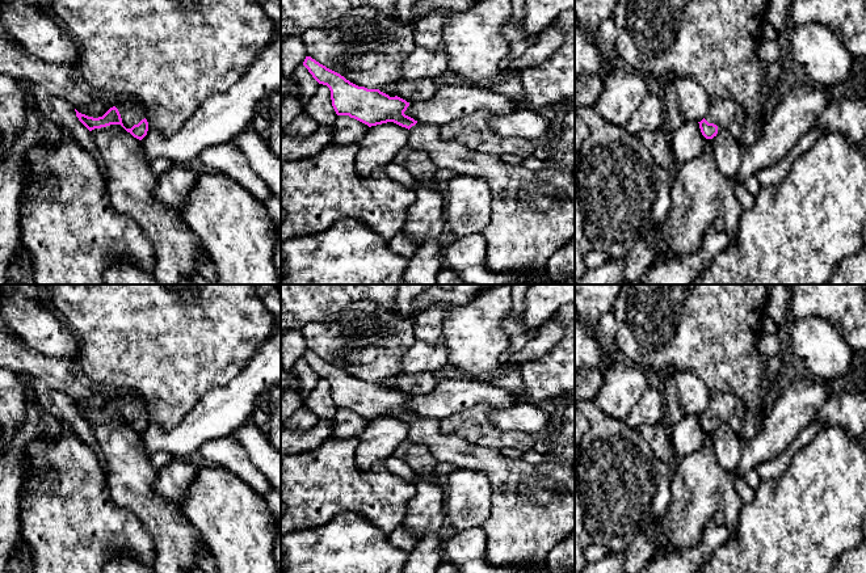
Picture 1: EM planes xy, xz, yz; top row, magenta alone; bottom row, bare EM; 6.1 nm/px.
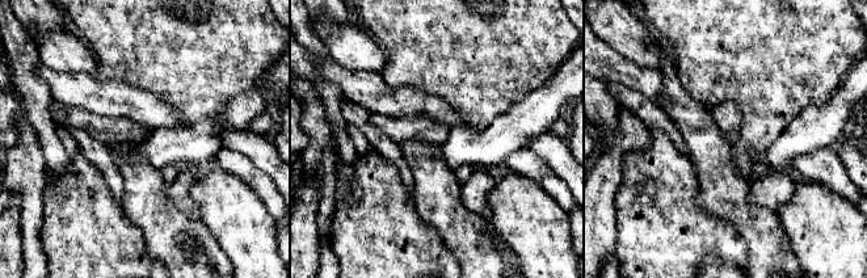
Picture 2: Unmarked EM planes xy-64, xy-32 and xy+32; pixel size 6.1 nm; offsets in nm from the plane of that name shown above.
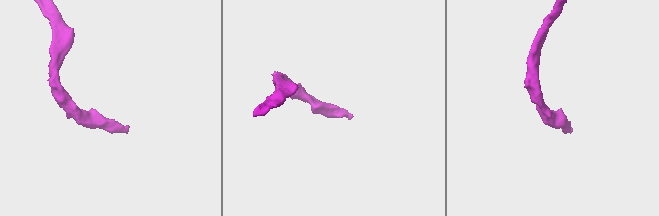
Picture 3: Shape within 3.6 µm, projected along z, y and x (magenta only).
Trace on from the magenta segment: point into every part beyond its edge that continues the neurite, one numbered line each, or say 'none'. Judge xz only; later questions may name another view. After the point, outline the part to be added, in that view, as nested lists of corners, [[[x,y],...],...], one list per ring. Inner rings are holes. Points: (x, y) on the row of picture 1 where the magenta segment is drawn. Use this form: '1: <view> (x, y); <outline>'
1: xz (533, 211); [[[417,122],[409,130],[408,147],[429,155],[438,168],[447,168],[457,174],[483,178],[492,193],[492,212],[482,235],[487,241],[485,264],[493,273],[510,274],[516,285],[541,285],[550,257],[575,236],[575,173],[568,167],[551,167],[529,170],[521,165],[509,165],[500,156],[476,153],[459,142],[447,142],[440,136],[440,127]]]

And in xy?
1: xy (131, 114); [[[121,102],[115,105],[115,108],[118,109],[122,123],[126,128],[131,128],[146,118],[144,109],[138,102]]]

